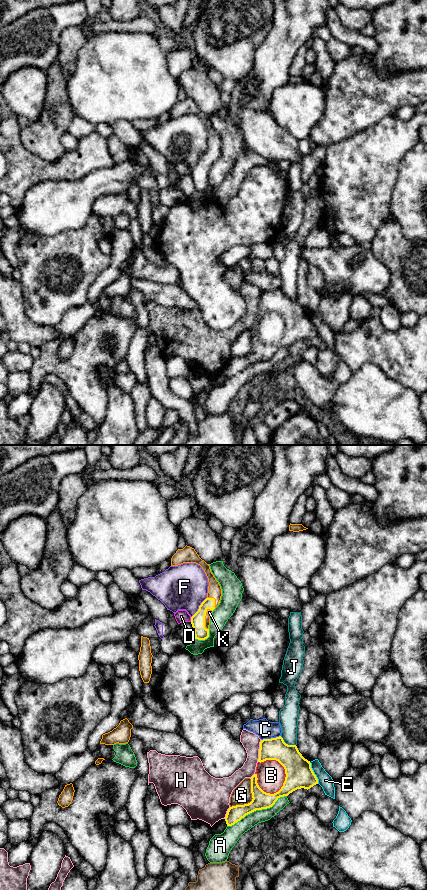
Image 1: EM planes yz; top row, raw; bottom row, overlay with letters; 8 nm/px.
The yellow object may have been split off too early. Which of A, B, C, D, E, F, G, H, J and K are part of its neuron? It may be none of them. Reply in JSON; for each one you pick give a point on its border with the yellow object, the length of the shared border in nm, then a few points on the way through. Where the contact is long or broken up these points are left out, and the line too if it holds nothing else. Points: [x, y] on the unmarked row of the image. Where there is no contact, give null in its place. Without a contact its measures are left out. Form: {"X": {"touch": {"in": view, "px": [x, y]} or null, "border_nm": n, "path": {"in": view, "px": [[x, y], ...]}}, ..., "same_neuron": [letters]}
{"B": {"touch": {"in": "yz", "px": [283, 318]}, "border_nm": 300, "path": {"in": "yz", "px": [[299, 326], [289, 323], [283, 318], [274, 327], [271, 327]]}}, "K": {"touch": {"in": "yz", "px": [204, 171]}, "border_nm": 180}, "same_neuron": ["B", "K"]}

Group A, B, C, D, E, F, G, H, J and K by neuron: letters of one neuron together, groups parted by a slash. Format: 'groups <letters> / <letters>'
groups A / B K / C / D / E / F / G / H / J

